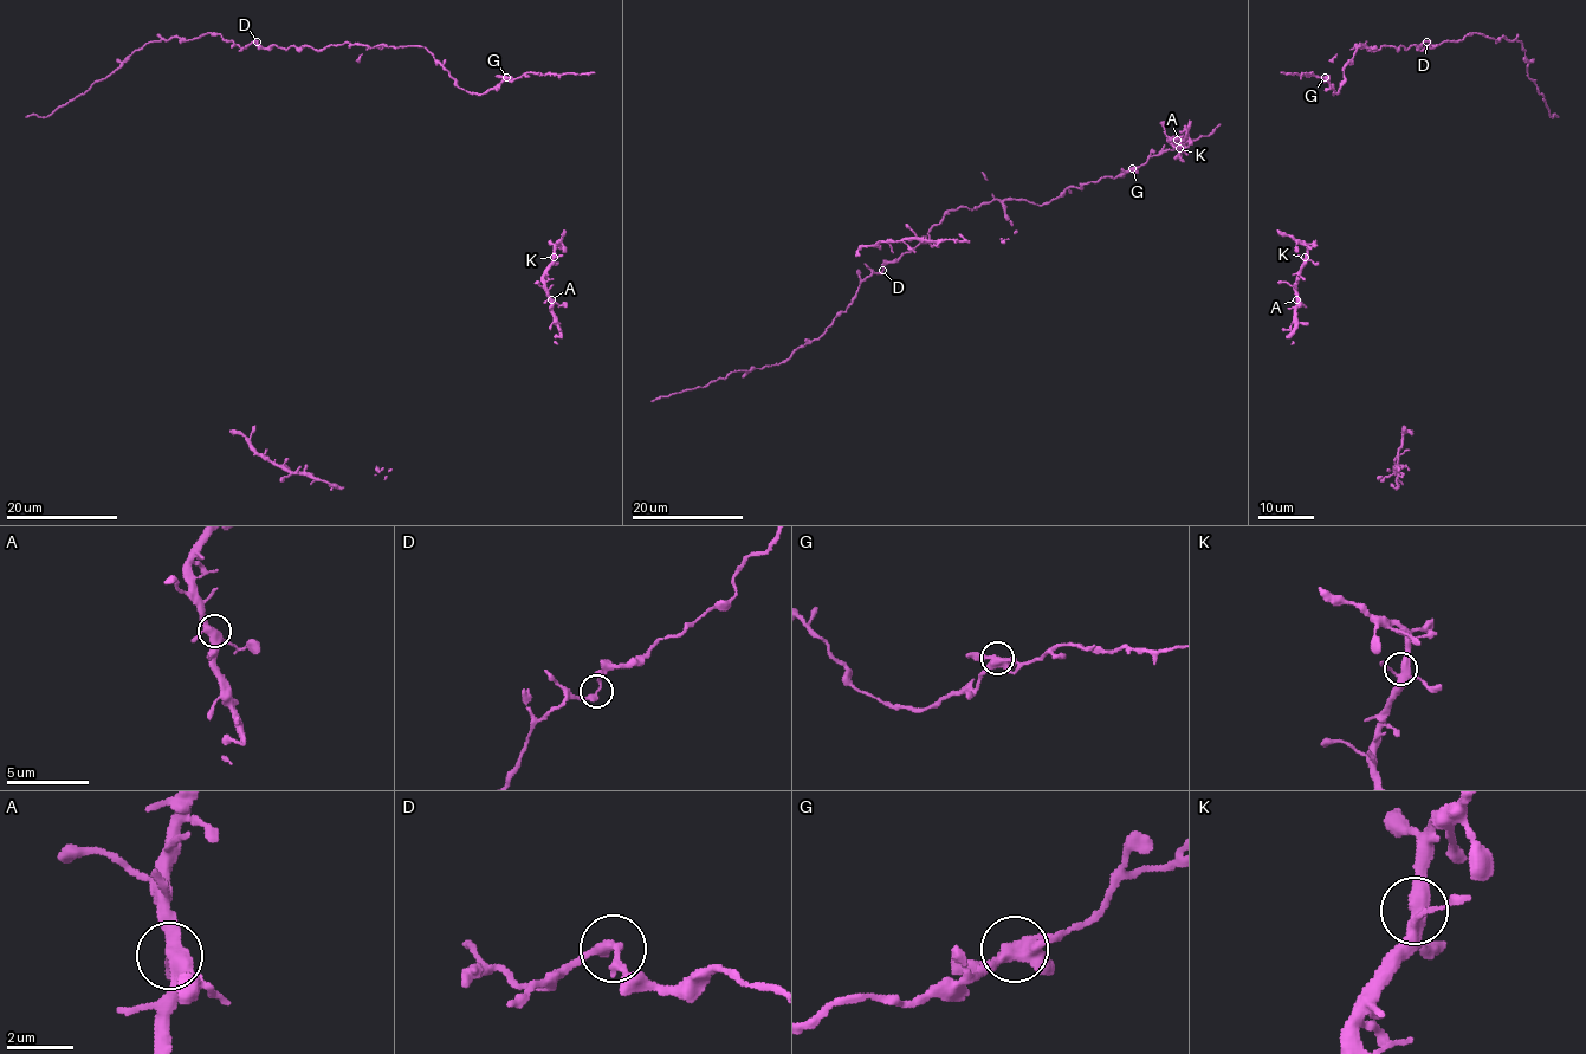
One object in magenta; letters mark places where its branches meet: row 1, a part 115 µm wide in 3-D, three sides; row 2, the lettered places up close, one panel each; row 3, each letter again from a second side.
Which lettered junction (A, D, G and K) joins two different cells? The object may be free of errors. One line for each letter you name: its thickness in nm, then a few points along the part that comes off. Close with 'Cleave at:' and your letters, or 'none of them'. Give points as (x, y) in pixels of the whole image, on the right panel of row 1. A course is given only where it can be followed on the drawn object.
Cleave at: none of them

